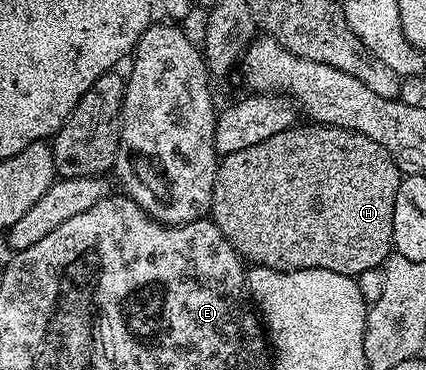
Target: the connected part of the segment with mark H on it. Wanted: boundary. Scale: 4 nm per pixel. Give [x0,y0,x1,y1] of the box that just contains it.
[209,124,404,278]

